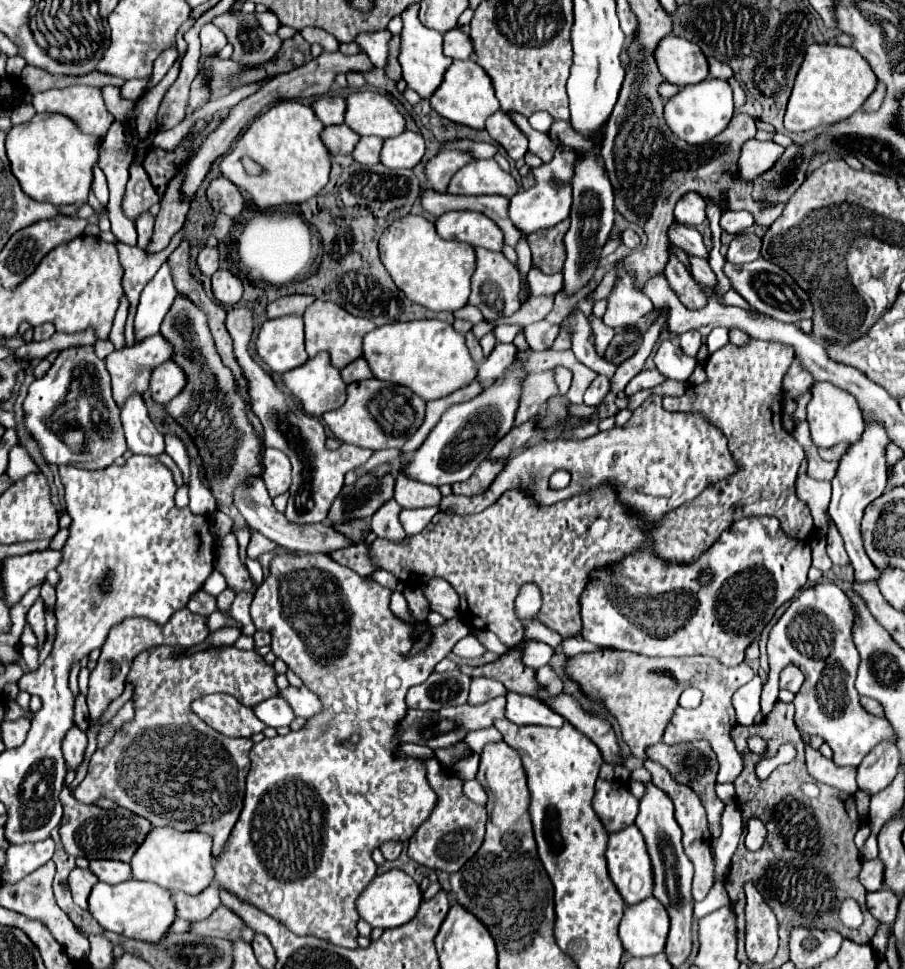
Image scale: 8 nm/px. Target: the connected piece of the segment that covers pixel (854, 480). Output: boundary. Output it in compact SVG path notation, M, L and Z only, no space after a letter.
M866 424L866 430L862 434L862 440L858 444L852 444L848 452L840 458L838 472L832 480L832 500L830 500L830 518L834 520L840 536L844 538L846 552L850 556L850 562L854 566L854 578L856 580L876 580L878 578L878 568L870 562L862 548L862 538L860 538L860 520L864 514L864 508L876 500L886 486L886 462L884 462L884 448L888 444L888 436L880 424Z

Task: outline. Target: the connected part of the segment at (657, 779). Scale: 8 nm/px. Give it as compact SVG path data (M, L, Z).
M647 759L643 763L644 768L652 774L652 784L656 788L660 788L662 792L666 792L674 804L674 816L678 826L682 828L682 844L684 844L684 852L690 858L690 862L694 864L694 880L692 880L692 896L694 900L704 900L704 896L708 894L708 890L714 884L714 864L712 864L712 854L710 854L710 832L708 832L708 824L706 824L706 812L704 806L694 790L690 790L688 786L679 784L672 778L670 772L662 766L656 764L652 760Z

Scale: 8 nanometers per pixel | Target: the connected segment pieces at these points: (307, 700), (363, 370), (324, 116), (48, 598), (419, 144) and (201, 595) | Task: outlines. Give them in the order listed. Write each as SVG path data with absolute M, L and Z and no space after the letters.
M288 686L284 690L278 690L278 696L284 698L288 702L288 706L292 708L292 712L302 718L314 716L314 712L318 712L318 708L320 708L318 696L314 696L314 692L310 692L306 686L300 686L300 688Z
M358 358L354 362L350 362L346 368L340 370L340 376L346 384L352 384L352 382L358 382L358 380L366 380L366 378L372 378L372 372L366 364L364 358Z
M324 96L324 98L318 98L310 104L314 108L314 114L318 116L318 120L324 124L324 126L332 126L332 124L342 124L342 116L346 112L346 102L344 98L340 96Z
M45 582L41 586L40 597L44 602L45 609L54 612L54 606L56 604L56 590L50 583Z
M402 132L396 138L386 138L380 162L386 168L414 168L424 154L424 138L416 132Z
M198 590L198 592L190 598L188 608L190 608L194 614L210 616L210 614L216 610L216 598L214 598L214 596L208 596L204 590Z

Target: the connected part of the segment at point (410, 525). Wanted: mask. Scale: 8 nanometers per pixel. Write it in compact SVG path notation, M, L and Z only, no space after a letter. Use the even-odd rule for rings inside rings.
M418 508L418 510L402 510L400 512L400 524L406 530L406 536L414 536L418 534L430 520L432 516L438 512L438 508Z

